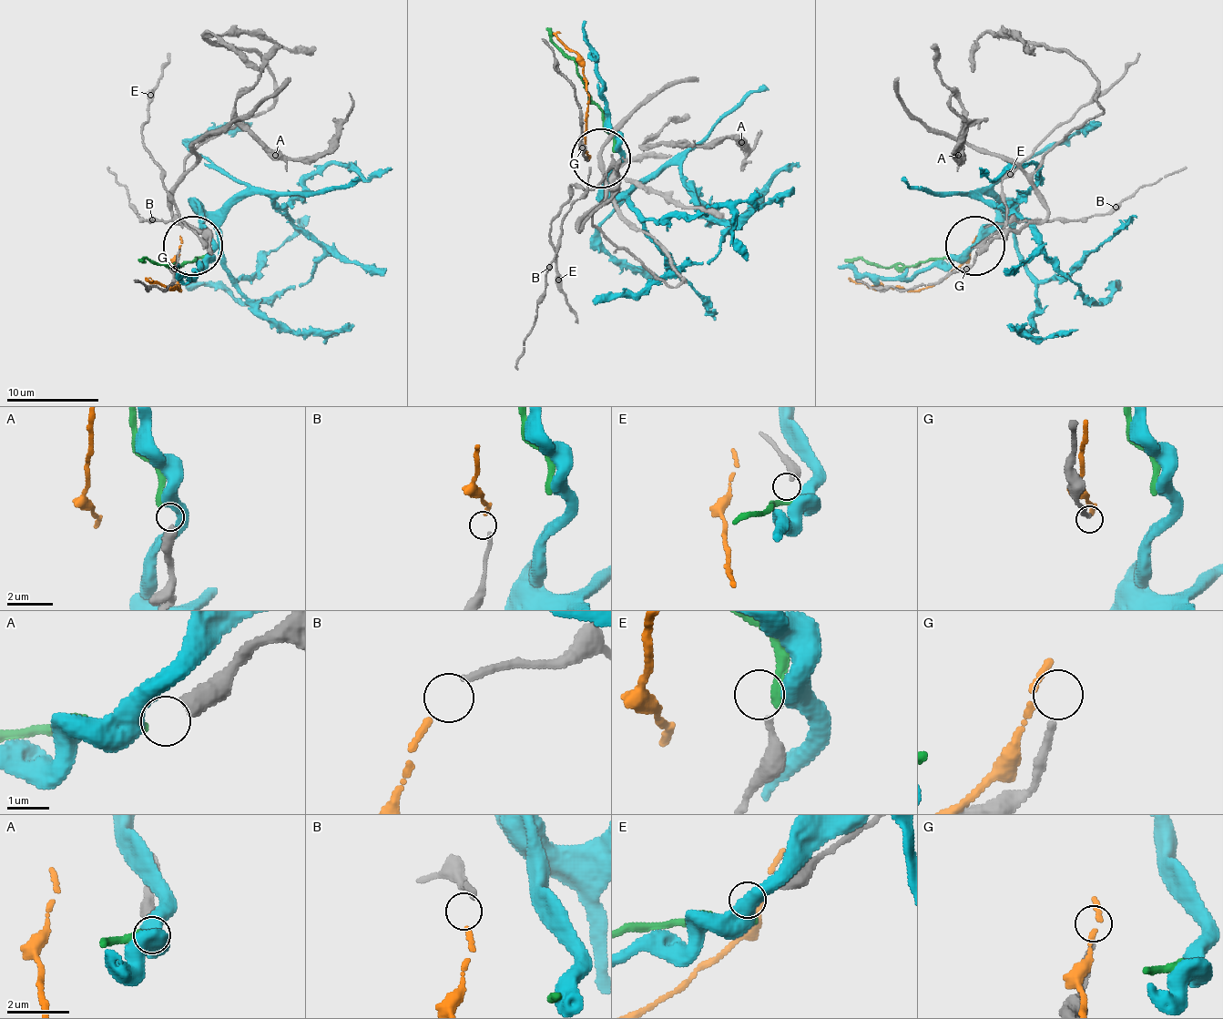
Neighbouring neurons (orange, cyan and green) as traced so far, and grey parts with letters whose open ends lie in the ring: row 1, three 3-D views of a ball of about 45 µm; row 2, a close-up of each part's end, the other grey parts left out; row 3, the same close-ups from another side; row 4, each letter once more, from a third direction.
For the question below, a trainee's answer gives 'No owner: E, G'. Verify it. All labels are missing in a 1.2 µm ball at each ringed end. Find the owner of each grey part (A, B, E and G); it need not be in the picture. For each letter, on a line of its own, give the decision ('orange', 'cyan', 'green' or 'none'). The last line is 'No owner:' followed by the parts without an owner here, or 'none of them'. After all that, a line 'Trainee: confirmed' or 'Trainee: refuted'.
A: green
B: orange
E: none
G: none
No owner: E, G
Trainee: confirmed

